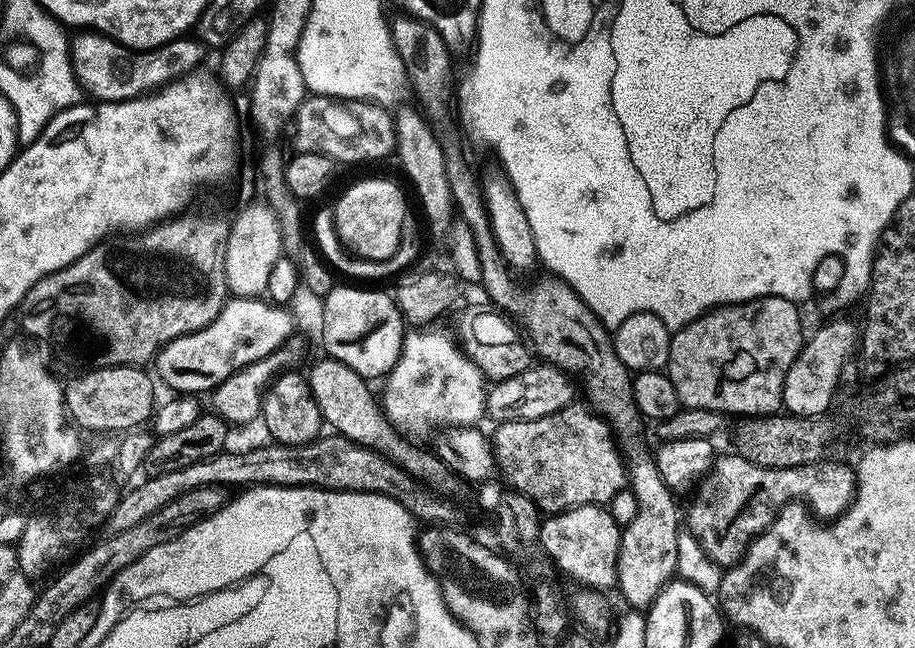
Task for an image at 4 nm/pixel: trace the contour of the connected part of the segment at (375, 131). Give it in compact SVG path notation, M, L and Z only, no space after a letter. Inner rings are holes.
M309 95L300 103L295 116L290 121L292 144L295 153L316 153L330 157L333 162L372 162L389 156L395 151L396 131L393 128L393 117L387 107L366 100L335 100L333 96Z

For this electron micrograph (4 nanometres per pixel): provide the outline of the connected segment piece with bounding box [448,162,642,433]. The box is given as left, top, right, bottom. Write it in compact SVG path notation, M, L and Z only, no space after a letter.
M455 162L448 165L448 181L457 213L461 221L473 232L480 259L480 284L488 291L489 298L497 304L493 305L505 313L513 312L514 315L520 316L525 330L528 331L529 338L527 339L531 347L539 355L541 352L547 363L571 370L573 373L585 372L592 379L596 393L590 401L591 407L604 416L617 433L634 431L639 424L642 424L642 417L632 393L633 373L615 353L613 337L609 329L605 328L598 317L589 310L586 302L582 302L579 294L559 278L548 278L552 280L542 281L533 290L532 296L528 292L523 292L512 281L513 273L504 263L499 248L495 244L495 236L491 230L491 222L488 220L484 197L478 182L476 184L470 171L459 168Z

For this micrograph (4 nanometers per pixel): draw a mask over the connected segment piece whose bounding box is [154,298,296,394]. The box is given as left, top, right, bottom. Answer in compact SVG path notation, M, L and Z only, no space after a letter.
M232 298L223 310L206 326L197 332L179 336L160 349L154 368L176 394L211 393L226 378L238 370L256 364L270 353L293 339L296 320L287 307L273 304L264 298Z

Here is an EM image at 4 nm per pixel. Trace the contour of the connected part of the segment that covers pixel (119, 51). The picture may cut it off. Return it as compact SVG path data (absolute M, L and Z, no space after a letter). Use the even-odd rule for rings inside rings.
M91 30L71 41L72 69L81 89L95 101L112 103L149 95L184 75L191 75L208 54L207 47L195 37L183 36L149 49L124 48L114 39ZM193 38L193 39L192 39Z

